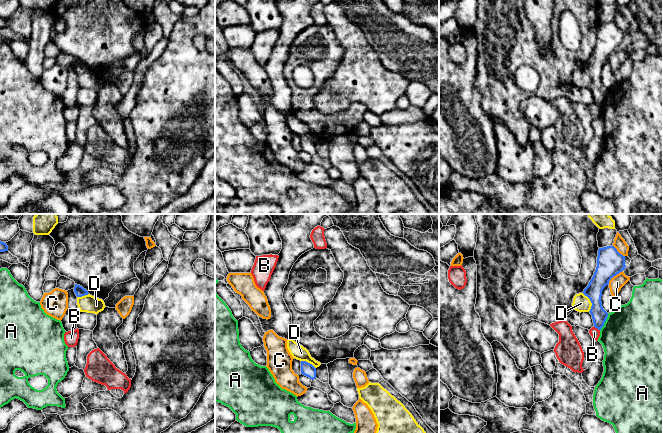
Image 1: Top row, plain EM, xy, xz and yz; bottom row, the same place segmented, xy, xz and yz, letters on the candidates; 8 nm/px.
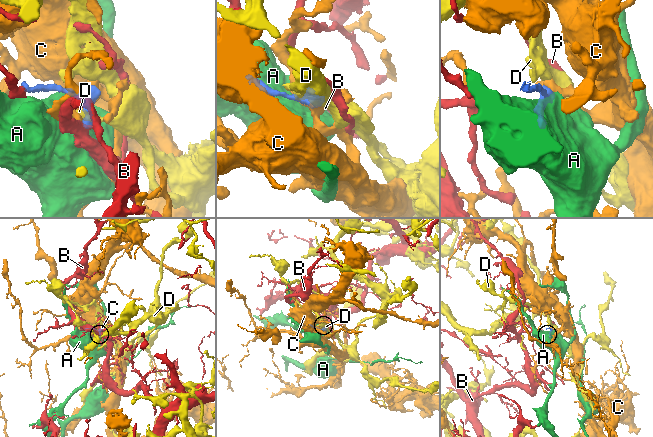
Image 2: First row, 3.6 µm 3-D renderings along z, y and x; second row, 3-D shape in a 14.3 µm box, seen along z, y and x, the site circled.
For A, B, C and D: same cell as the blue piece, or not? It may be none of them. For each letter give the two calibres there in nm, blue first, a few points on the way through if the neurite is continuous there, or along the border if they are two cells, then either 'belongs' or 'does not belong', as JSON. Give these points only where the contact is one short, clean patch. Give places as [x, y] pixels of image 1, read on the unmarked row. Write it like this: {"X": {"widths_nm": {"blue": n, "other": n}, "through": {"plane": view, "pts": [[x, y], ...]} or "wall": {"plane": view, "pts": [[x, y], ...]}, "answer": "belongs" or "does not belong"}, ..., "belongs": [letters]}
{"A": {"widths_nm": {"blue": 120, "other": 500}, "wall": {"plane": "yz", "pts": [[608, 89], [600, 106]]}, "answer": "does not belong"}, "B": {"widths_nm": {"blue": 120, "other": 80}, "wall": {"plane": "yz", "pts": [[594, 102], [599, 106]]}, "answer": "does not belong"}, "C": {"widths_nm": {"blue": 220, "other": 110}, "wall": {"plane": "yz", "pts": [[622, 46], [608, 59]]}, "answer": "does not belong"}, "D": {"widths_nm": {"blue": 140, "other": 140}, "wall": {"plane": "yz", "pts": [[582, 69], [591, 79], [589, 87]]}, "answer": "does not belong"}, "belongs": []}

